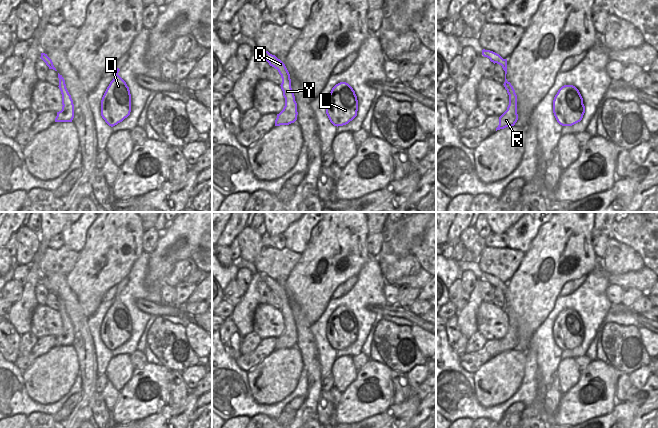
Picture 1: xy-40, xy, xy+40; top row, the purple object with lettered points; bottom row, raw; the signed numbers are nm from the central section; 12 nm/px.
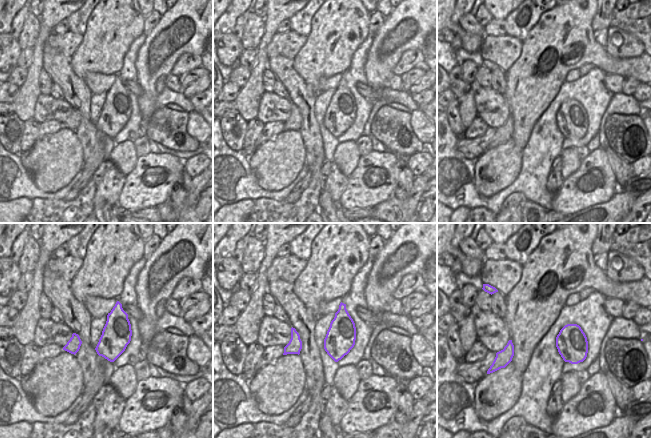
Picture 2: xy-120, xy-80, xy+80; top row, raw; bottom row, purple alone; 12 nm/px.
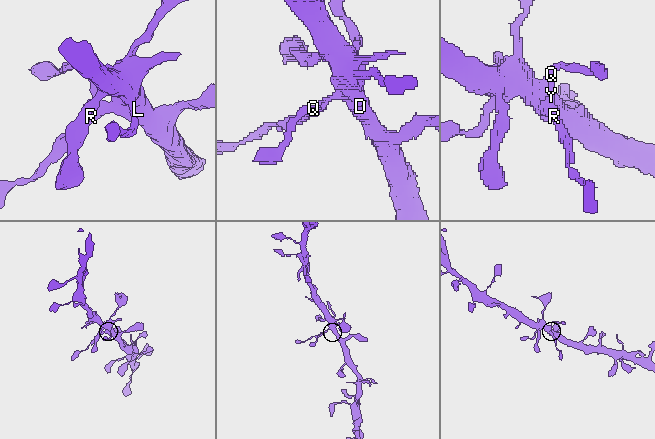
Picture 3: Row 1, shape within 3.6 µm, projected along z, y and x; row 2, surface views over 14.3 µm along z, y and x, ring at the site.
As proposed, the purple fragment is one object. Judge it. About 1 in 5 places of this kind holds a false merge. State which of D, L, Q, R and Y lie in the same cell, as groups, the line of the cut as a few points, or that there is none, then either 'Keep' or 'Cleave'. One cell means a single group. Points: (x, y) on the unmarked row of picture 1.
Groups: D L Q R Y. No split. Keep

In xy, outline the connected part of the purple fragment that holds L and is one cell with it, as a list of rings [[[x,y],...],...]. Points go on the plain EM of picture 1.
[[[346,306],[336,308],[326,325],[326,338],[334,350],[348,348],[357,340],[358,324],[353,312]]]

